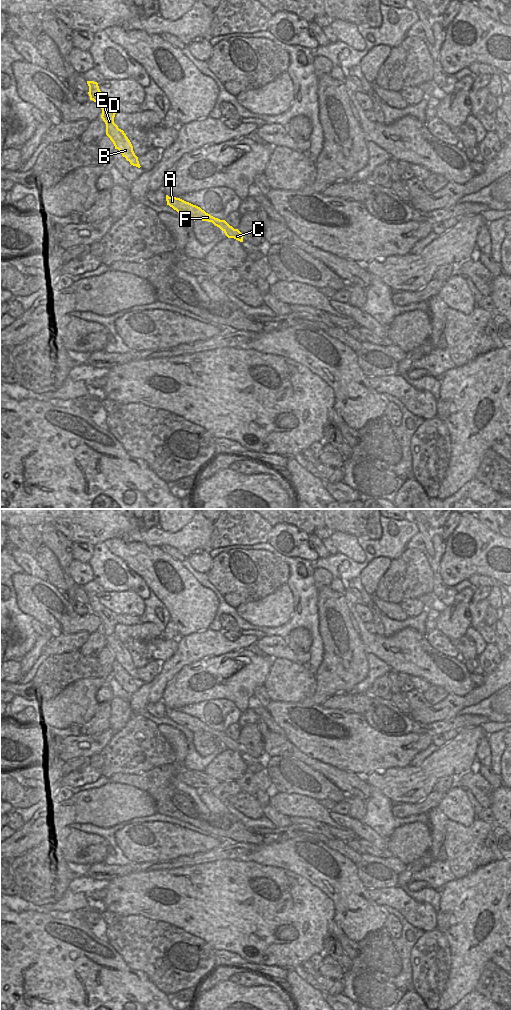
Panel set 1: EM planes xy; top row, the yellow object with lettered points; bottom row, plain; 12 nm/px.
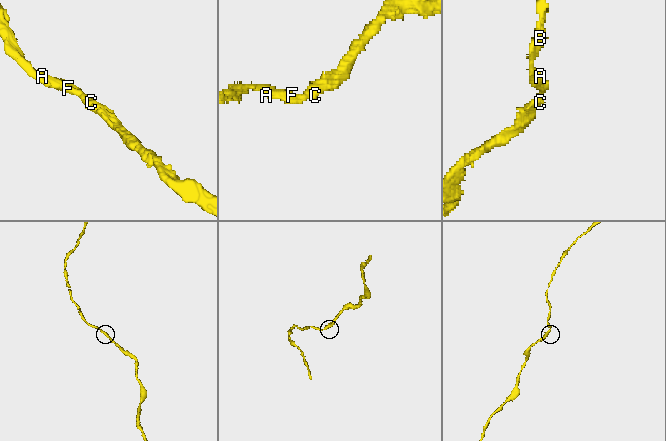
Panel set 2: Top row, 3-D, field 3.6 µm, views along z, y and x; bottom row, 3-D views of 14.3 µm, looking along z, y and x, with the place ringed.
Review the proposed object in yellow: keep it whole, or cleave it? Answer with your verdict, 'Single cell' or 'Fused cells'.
Single cell

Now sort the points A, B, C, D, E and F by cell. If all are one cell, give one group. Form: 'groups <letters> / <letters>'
groups A B C D E F

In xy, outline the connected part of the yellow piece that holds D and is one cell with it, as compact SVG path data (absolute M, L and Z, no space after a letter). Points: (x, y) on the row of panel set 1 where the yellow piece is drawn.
M87 81L89 86L90 100L96 102L102 109L101 118L106 124L106 135L113 142L115 149L118 149L123 157L130 162L131 165L140 168L138 157L133 151L133 146L124 133L123 130L119 129L114 123L114 117L117 111L117 103L114 102L110 97L103 94L98 86L97 82Z

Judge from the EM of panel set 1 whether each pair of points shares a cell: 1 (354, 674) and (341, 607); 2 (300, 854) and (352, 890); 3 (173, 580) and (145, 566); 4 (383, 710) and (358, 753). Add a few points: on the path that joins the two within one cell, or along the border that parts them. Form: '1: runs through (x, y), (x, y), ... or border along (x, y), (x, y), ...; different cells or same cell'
1: runs through (344, 657), (342, 624); same cell
2: runs through (313, 863), (325, 875), (339, 882); same cell
3: runs through (166, 588), (160, 584), (153, 574); same cell
4: border along (362, 715), (375, 729), (387, 735), (395, 736); different cells

